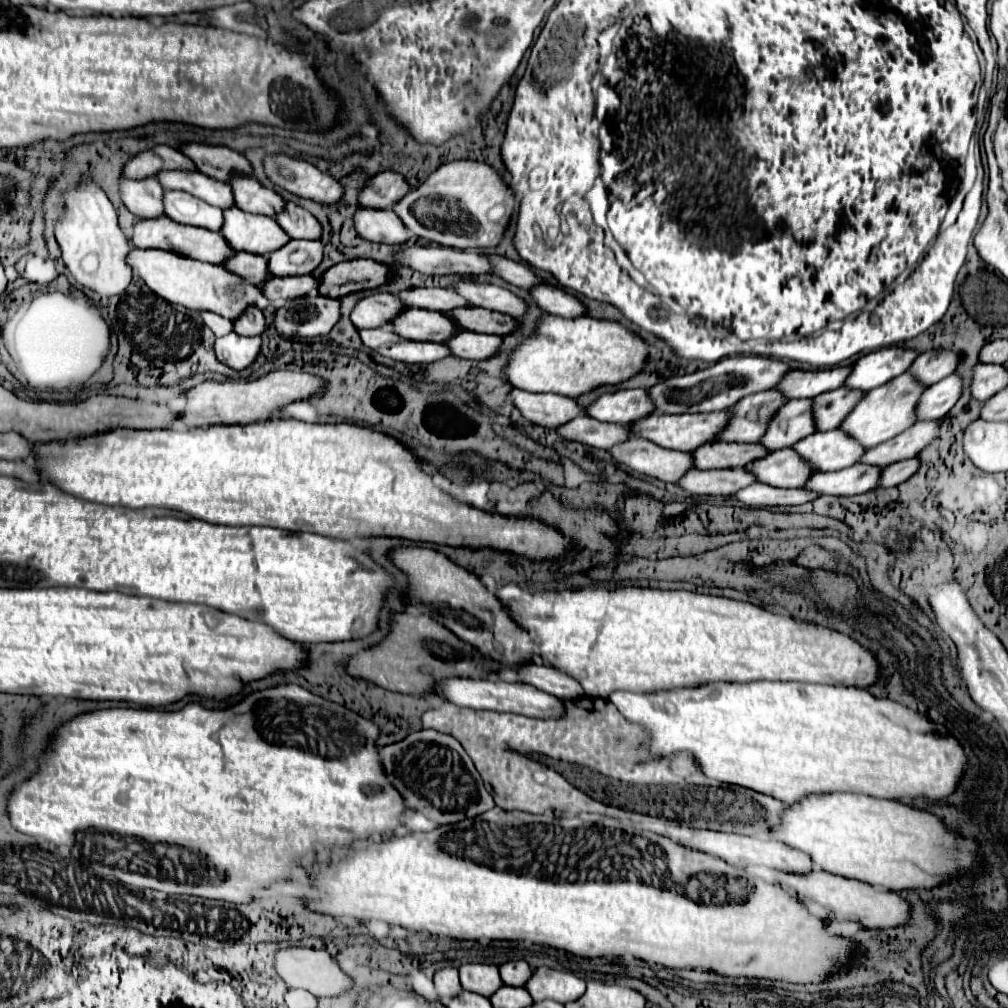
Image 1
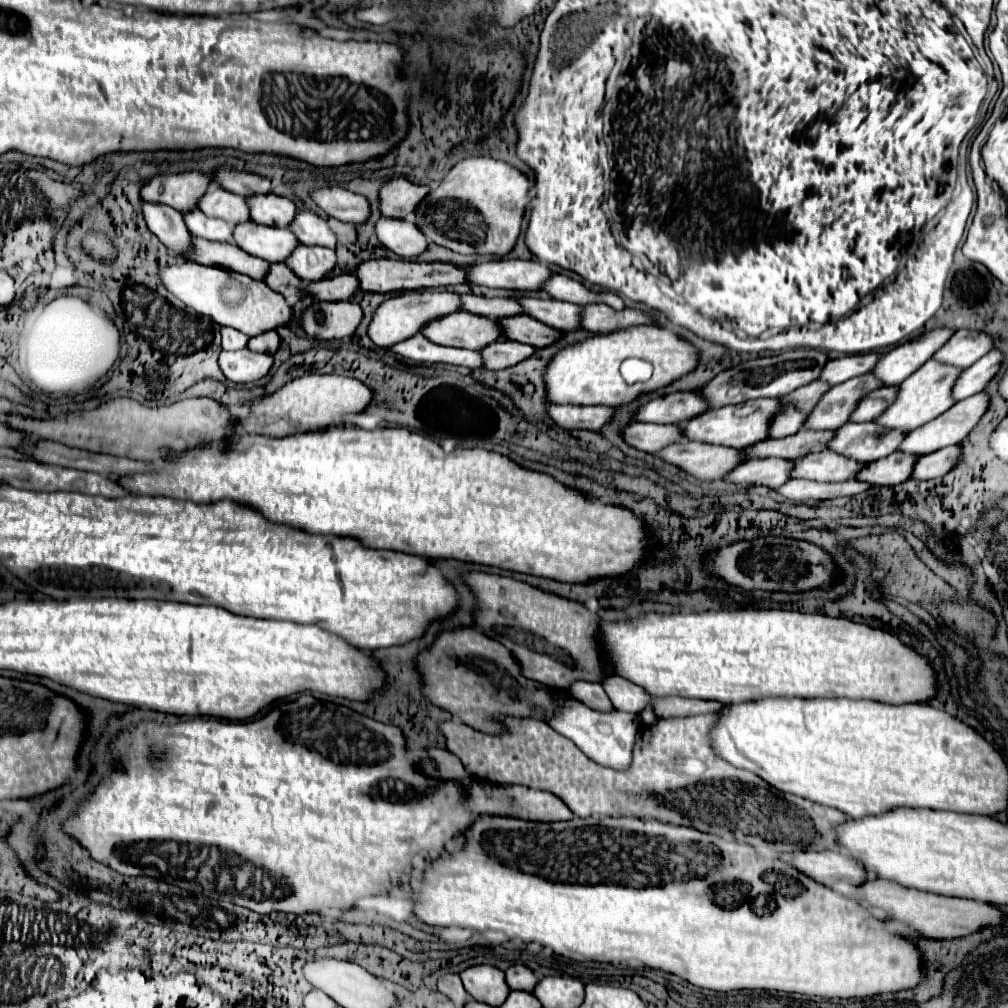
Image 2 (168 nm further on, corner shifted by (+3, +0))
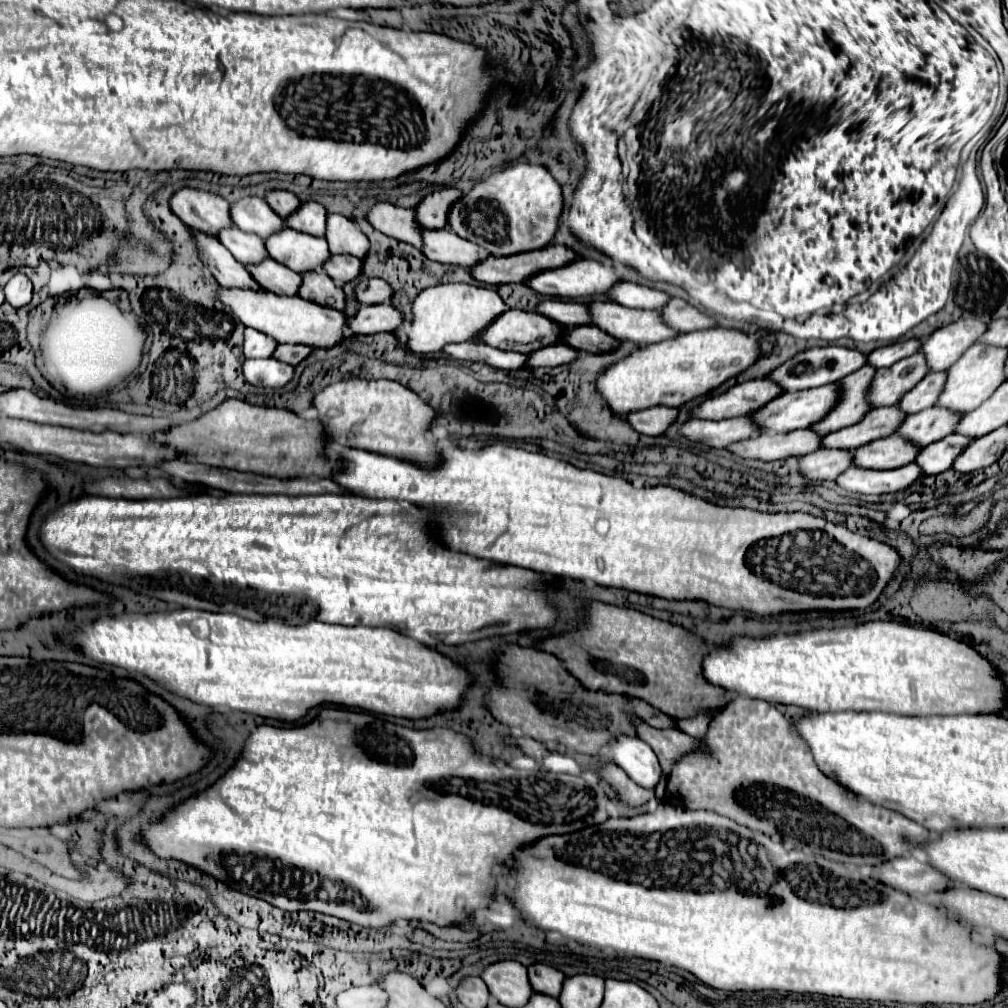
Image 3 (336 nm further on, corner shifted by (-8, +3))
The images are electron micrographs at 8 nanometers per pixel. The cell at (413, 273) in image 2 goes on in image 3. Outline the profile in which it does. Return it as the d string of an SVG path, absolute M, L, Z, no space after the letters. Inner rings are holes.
M545 246L543 250L513 254L513 256L487 256L481 264L471 266L469 274L485 284L507 284L523 282L527 276L533 276L547 268L559 268L575 260L575 254L563 246Z

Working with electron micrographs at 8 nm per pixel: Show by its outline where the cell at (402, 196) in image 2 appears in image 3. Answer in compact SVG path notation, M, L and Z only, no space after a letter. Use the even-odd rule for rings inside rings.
M441 188L427 194L413 210L417 222L423 228L443 228L447 226L447 210L463 192L457 188Z

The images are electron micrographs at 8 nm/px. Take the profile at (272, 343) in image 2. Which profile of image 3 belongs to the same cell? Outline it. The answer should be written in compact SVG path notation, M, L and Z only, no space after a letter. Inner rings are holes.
M277 344L275 352L273 352L273 358L283 360L283 362L295 366L295 364L299 364L303 358L307 358L309 352L311 352L311 348L305 346L305 344Z

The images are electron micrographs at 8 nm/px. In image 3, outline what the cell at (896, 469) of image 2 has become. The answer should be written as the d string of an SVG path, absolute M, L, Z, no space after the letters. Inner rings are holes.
M951 434L945 436L943 440L931 442L929 446L921 448L919 454L915 456L913 464L919 464L919 468L923 468L923 474L939 474L945 472L947 468L951 468L955 456L969 444L969 438L959 436L959 434Z

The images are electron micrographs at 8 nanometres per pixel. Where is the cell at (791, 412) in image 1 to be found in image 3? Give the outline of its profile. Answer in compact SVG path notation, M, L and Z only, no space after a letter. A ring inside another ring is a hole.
M913 354L895 362L891 368L879 368L867 390L867 402L871 408L893 406L901 396L911 390L927 374L923 354Z

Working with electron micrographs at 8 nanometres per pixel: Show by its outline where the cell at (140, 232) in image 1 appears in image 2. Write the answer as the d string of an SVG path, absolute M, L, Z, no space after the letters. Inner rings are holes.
M194 239L194 253L190 255L190 259L208 267L236 271L258 281L264 281L270 269L268 261L248 255L234 243L230 245L230 243L216 243L216 241L204 241L204 239Z

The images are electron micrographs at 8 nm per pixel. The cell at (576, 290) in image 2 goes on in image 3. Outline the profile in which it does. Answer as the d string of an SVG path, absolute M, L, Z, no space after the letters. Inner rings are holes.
M631 282L613 284L613 288L609 288L605 296L611 302L617 302L627 308L649 308L649 310L663 308L669 300L669 296L661 290L653 290L653 288L631 284Z

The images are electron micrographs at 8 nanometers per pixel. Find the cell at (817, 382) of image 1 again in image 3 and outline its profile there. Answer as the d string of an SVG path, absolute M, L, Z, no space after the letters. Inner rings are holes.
M905 340L905 342L895 342L889 346L877 348L871 354L867 354L867 364L873 368L887 368L887 366L895 364L897 360L915 354L919 350L919 346L921 346L919 340Z

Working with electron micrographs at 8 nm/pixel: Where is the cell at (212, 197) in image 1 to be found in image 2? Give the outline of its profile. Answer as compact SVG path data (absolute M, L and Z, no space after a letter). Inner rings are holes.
M222 187L210 189L208 195L204 195L204 199L200 199L200 211L204 211L208 217L216 217L216 219L222 219L232 225L250 221L248 201Z

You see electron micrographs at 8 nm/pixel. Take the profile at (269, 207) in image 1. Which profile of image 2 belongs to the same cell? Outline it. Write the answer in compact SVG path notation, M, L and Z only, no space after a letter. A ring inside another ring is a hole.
M274 193L254 195L252 199L248 199L248 205L252 221L268 227L288 227L298 213L298 207L292 199L278 197Z

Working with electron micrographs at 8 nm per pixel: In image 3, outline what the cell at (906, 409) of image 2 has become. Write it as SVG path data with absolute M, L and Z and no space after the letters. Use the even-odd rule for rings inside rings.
M971 346L949 370L947 370L947 380L945 386L935 402L935 406L943 406L951 412L965 414L977 408L983 400L987 400L997 386L1005 380L1003 376L1003 362L1007 356L1007 348L993 348L993 346Z

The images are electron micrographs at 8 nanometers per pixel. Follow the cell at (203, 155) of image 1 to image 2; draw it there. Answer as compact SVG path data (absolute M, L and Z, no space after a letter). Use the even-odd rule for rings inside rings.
M222 167L216 173L216 181L220 187L224 187L230 193L242 195L242 197L252 197L252 195L268 195L272 191L270 179L244 173L244 171L234 171L228 167Z

